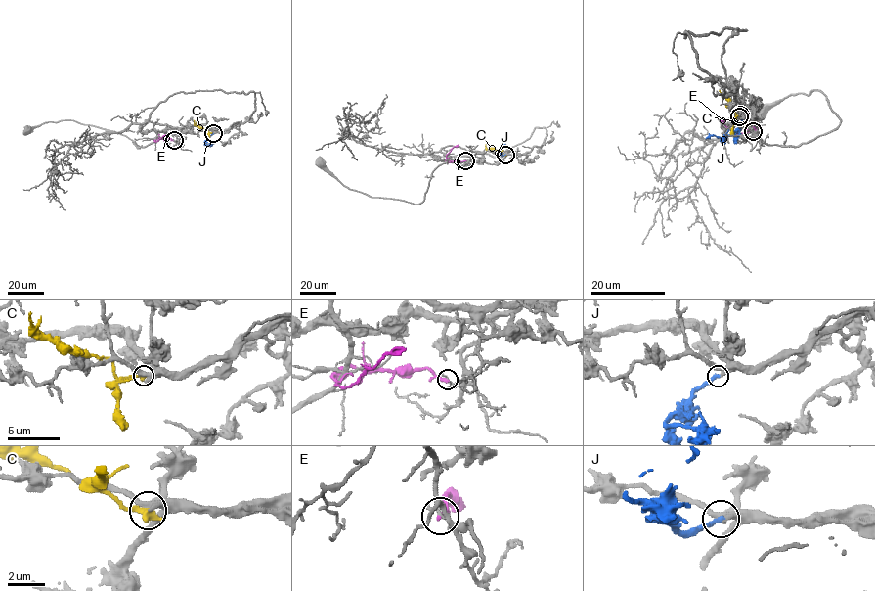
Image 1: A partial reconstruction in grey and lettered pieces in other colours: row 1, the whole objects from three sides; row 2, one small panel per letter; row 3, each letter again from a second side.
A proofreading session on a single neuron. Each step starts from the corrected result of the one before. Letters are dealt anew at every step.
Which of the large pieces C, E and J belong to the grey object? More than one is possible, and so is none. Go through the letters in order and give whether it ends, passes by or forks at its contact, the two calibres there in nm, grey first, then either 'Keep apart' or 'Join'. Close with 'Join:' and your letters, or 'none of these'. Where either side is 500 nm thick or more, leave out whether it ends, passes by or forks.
C: It ends there. Thickness 380 nm (grey) against 480 nm. Keep apart
E: It ends there. Thickness 170 nm (grey) against 240 nm. Keep apart
J: It ends there. Thickness 240 nm (grey) against 280 nm. Join
Join: J

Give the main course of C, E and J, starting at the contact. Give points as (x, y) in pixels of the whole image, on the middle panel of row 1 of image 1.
C: (505, 155), (488, 150), (486, 144)
E: (465, 160), (446, 160), (446, 155), (459, 146)
J: (505, 155), (496, 152), (504, 144), (501, 139)

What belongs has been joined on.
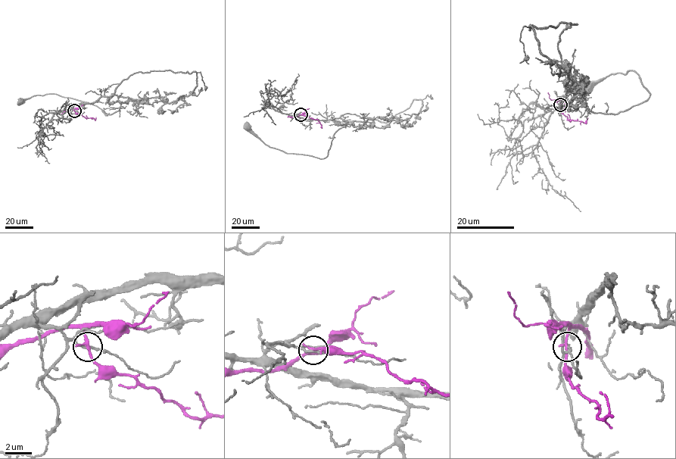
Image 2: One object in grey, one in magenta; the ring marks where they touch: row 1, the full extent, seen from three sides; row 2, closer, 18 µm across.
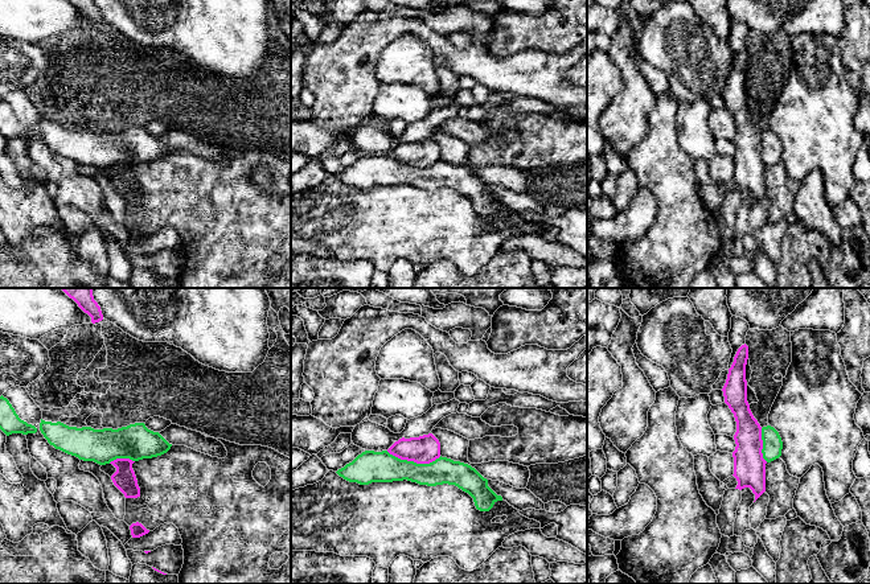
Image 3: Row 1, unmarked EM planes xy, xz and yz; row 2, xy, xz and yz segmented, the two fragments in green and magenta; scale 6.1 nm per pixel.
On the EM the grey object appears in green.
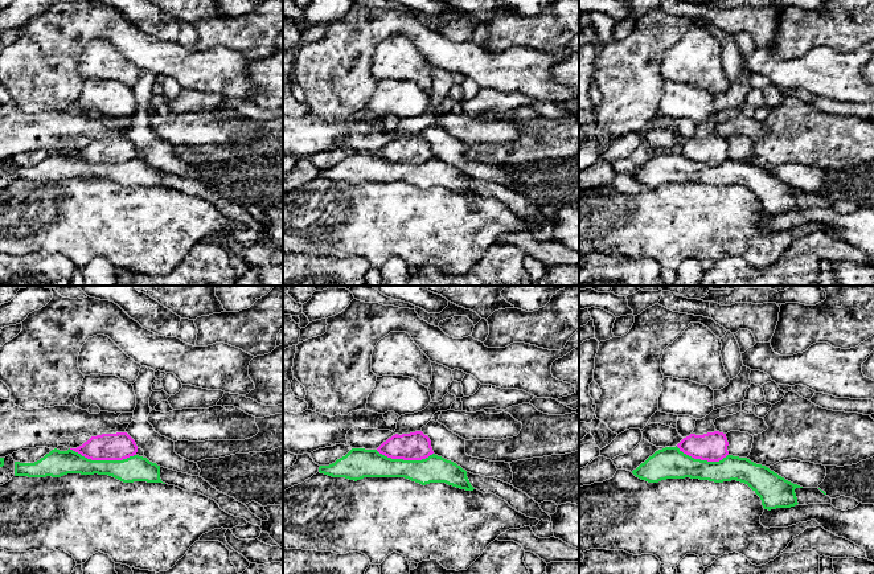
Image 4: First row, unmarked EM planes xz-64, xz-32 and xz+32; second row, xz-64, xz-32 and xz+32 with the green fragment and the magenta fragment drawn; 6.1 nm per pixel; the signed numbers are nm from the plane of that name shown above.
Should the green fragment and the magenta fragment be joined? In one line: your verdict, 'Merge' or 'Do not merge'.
Do not merge

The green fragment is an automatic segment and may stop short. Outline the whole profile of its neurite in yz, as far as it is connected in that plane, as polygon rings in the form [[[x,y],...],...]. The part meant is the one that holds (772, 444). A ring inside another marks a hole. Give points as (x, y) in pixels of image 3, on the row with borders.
[[[771,427],[762,428],[762,440],[763,440],[763,458],[767,462],[771,462],[781,456],[783,441],[779,432]]]

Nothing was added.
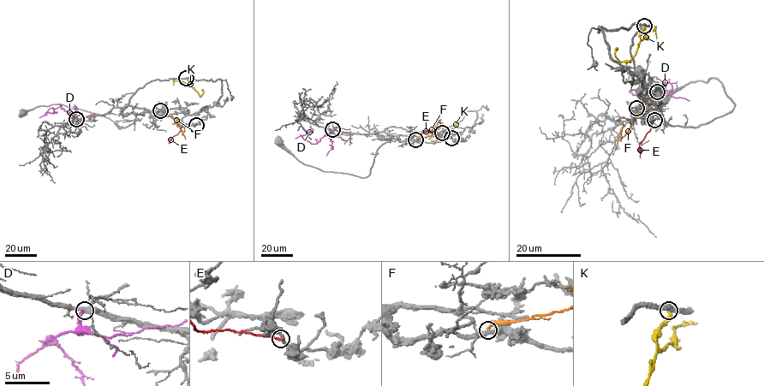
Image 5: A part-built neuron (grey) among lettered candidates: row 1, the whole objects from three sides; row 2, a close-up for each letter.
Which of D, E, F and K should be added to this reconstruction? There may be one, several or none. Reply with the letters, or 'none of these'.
none of these

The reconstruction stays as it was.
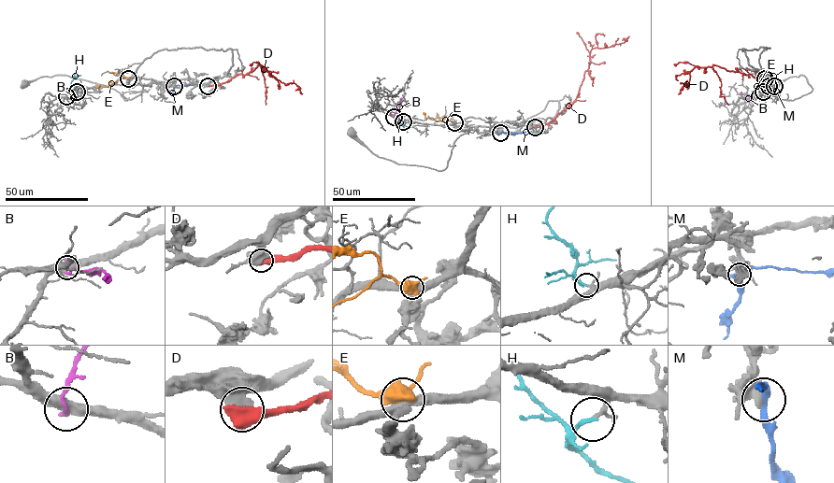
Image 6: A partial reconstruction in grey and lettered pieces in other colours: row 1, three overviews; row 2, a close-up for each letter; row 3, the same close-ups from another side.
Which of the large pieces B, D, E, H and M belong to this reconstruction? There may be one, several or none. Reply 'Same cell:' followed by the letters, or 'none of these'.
Same cell: H

